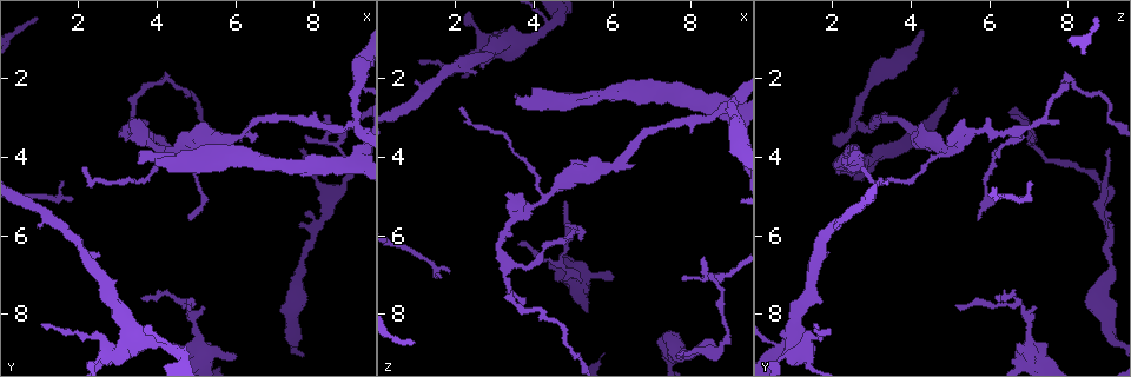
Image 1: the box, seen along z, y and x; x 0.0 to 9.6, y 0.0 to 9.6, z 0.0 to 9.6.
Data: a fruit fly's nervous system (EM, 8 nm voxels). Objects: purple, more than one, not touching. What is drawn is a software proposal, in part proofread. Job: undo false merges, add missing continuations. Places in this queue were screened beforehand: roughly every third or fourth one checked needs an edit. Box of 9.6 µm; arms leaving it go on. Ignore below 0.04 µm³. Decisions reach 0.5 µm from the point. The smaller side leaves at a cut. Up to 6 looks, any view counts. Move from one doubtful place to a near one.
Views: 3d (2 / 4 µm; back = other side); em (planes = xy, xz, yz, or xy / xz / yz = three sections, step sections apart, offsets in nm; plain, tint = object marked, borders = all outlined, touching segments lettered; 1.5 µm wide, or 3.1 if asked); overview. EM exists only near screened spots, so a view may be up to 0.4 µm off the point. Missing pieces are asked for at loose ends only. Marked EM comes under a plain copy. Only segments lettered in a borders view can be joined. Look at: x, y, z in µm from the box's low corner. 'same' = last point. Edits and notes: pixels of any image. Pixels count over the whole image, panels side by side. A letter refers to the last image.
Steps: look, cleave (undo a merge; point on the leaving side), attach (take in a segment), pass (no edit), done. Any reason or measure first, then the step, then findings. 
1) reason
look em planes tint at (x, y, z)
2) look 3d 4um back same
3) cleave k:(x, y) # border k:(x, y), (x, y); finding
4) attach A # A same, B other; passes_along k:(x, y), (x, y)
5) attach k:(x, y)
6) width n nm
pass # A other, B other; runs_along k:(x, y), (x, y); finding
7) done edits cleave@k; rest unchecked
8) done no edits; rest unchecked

three-way junction
look 3d 4um at (3.25, 3.35, 6.65)

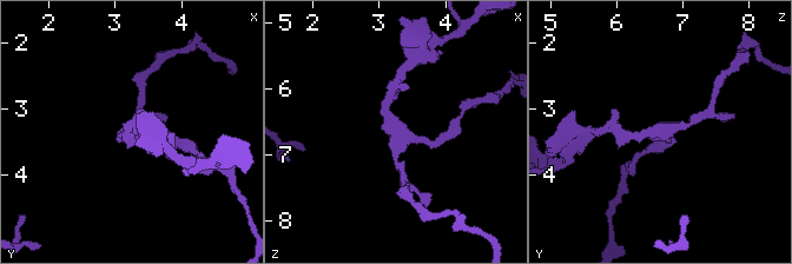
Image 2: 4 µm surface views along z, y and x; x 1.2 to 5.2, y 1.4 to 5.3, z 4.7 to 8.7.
arms 3; need the tissue
look em planes borders at (3.30, 3.30, 6.70)

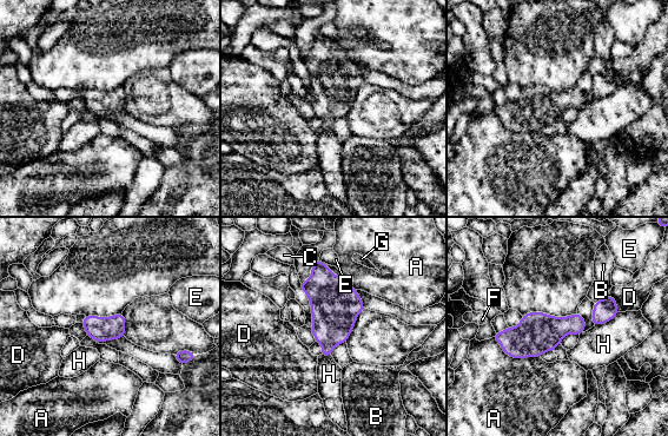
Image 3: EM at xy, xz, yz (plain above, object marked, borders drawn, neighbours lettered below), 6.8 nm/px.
width 280 nm; longest_contact A 360 nm
pass # A other, B other, C other, D other, E other, F other, G other, H other; continuous, no second neuron

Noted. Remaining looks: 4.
calibre changes
look em xy step 8 tint at (5.90, 3.55, 4.25)

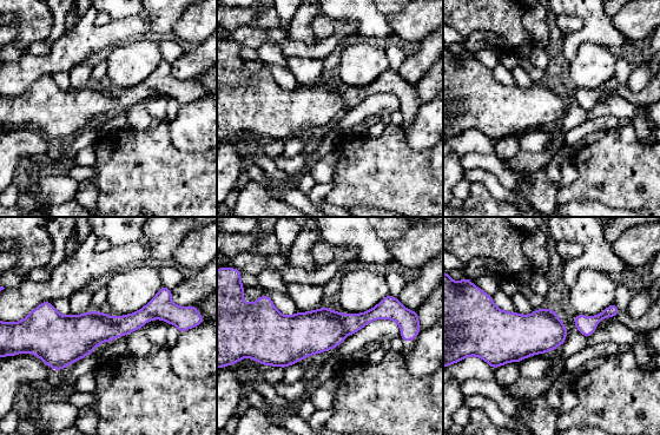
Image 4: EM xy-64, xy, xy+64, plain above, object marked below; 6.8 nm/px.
cut it another way
look em yz step 4 borders same

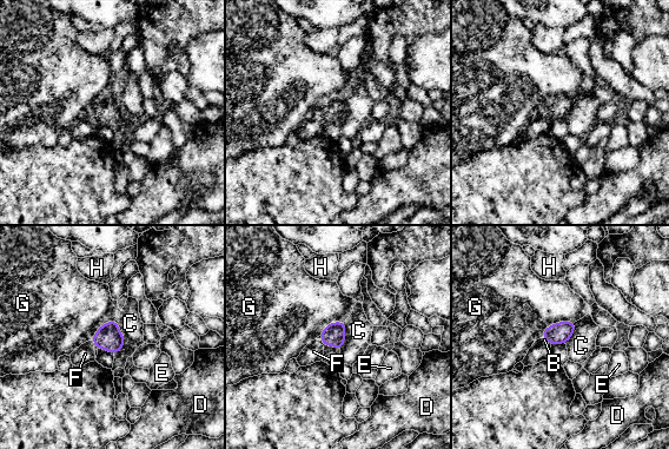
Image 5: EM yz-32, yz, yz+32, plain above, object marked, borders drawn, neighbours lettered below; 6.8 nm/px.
longest_contact G 260 nm
pass # B other, C other, D other, E other, F other, G other, H other; border 5:(114, 321), (124, 344), (113, 354); all the same neuron

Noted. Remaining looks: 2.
sharp bend
look em yz step 8 tint at (5.00, 2.50, 9.00)

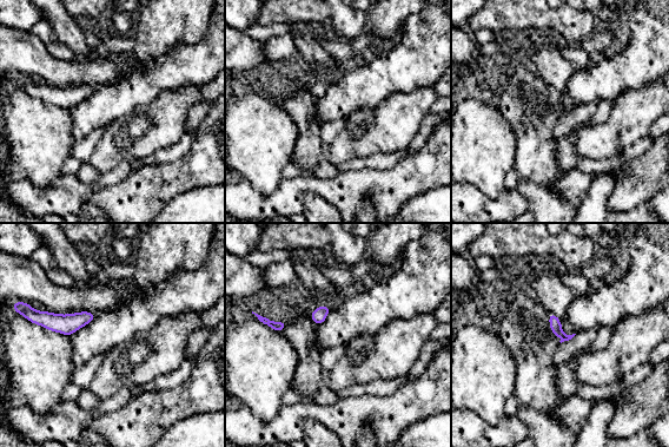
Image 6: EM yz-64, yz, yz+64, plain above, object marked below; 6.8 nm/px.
cut it another way
look em planes borders same

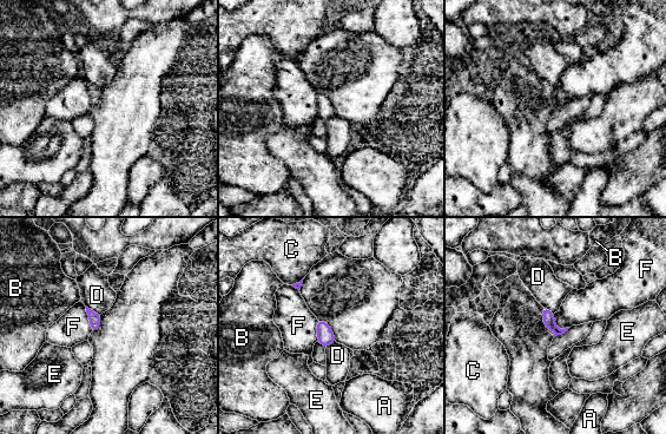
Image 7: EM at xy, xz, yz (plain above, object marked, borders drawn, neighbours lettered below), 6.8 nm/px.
longest_contact F 150 nm
pass # A other, B other, C other, D other, E other, F other; border 7:(86, 306), (99, 315); one neuron here

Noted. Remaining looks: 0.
done no edits; rest unchecked

